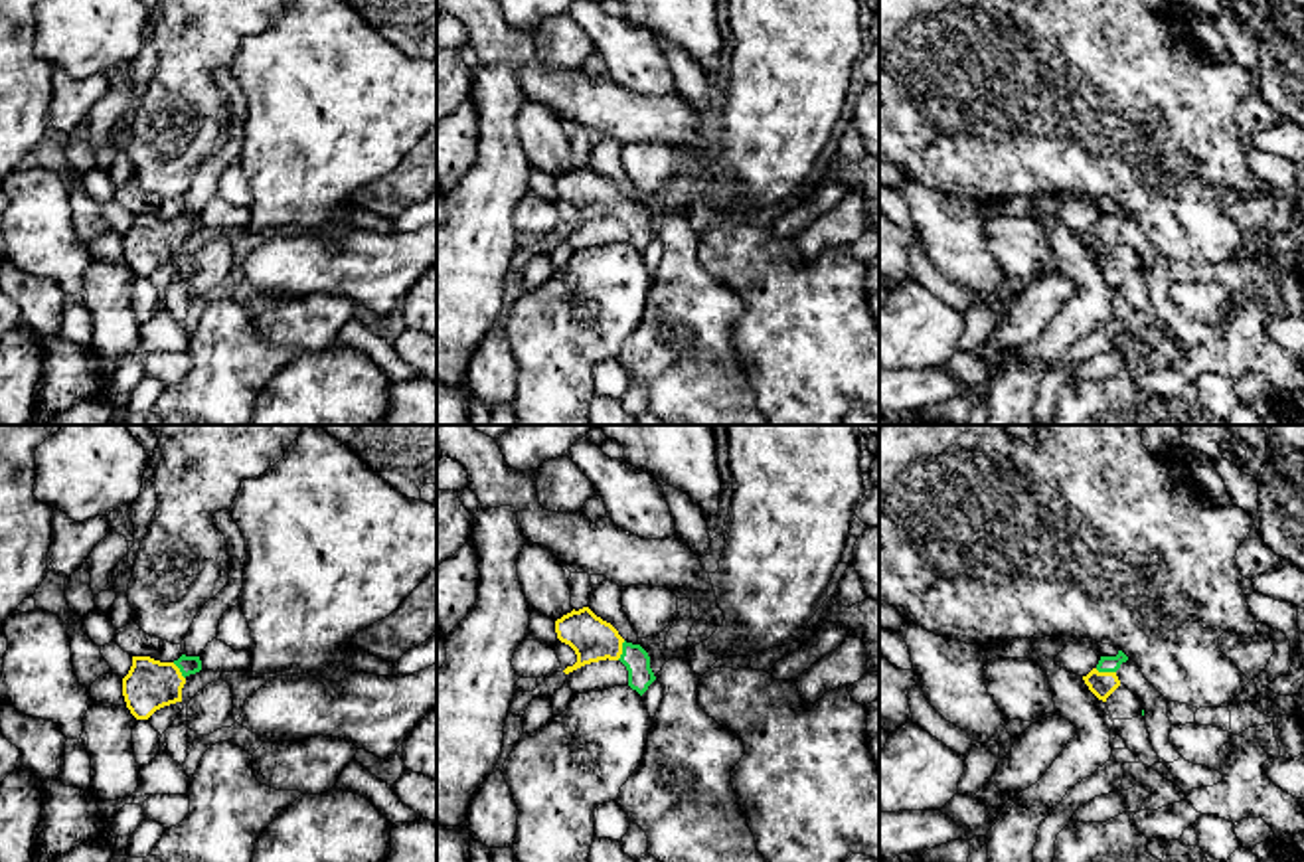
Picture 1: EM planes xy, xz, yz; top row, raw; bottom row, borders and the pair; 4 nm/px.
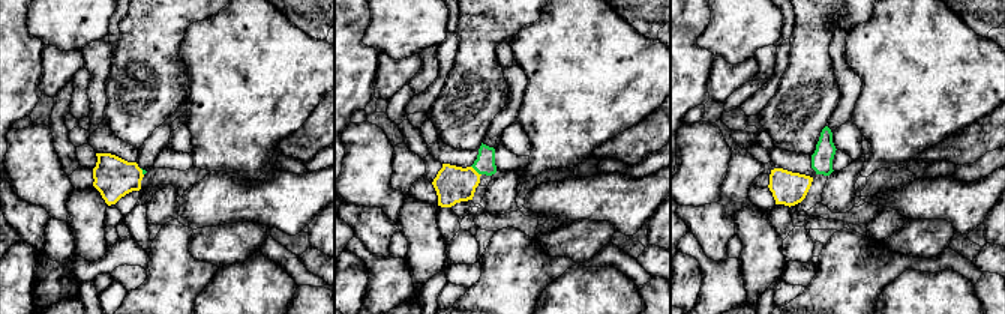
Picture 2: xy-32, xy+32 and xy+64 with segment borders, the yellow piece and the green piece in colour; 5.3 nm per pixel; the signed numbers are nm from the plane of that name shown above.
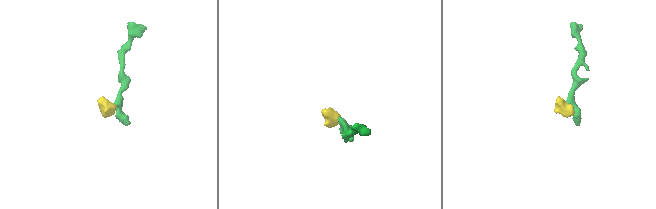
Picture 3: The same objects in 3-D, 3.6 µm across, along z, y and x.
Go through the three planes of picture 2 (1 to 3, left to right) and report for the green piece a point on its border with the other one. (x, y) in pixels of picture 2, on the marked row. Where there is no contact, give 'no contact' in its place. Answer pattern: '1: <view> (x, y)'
1: xy-32 (141, 172)
2: xy+32 (474, 170)
3: no contact

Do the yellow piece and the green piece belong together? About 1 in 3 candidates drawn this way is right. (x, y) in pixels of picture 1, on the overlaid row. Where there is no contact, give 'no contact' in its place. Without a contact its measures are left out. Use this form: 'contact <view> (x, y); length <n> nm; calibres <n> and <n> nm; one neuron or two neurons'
contact yz (1105, 673); length 90 nm; calibres 100 and 60 nm; one neuron

